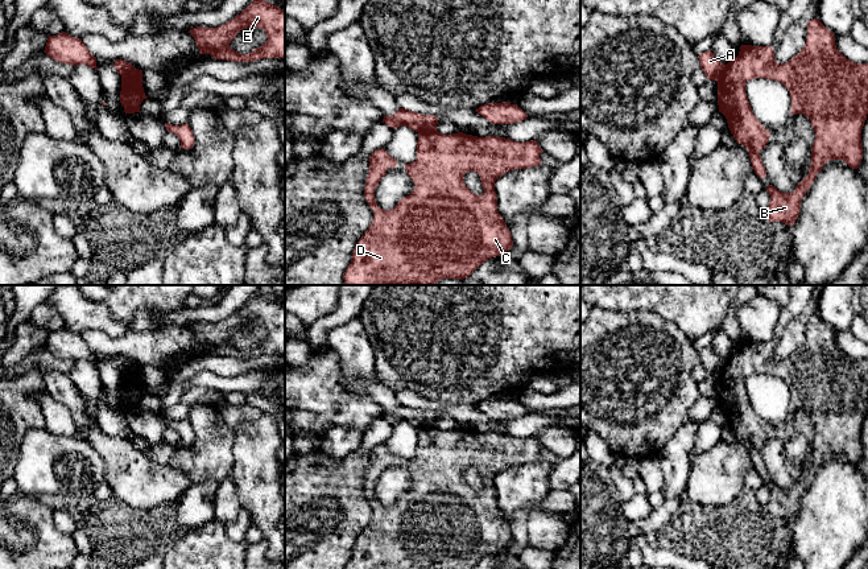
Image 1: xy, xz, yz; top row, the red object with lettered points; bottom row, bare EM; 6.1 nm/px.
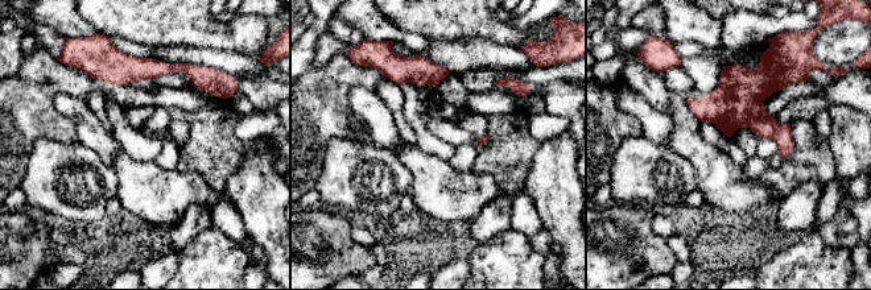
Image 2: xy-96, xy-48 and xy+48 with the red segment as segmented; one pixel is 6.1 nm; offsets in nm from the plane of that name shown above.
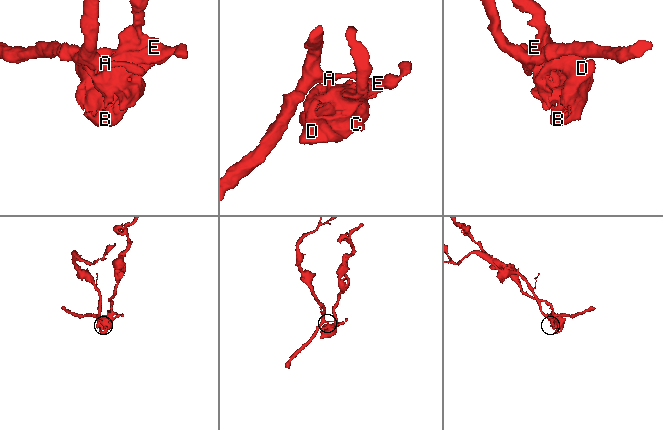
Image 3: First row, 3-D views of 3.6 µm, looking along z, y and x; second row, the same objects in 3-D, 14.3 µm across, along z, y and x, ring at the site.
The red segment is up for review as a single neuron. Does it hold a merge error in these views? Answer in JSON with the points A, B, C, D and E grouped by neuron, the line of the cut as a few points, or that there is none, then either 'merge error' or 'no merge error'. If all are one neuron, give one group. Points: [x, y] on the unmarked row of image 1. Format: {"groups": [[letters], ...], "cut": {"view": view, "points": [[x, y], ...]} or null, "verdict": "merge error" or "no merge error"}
{"groups": [["A"], ["B", "C", "D", "E"]], "cut": {"view": "xz", "points": [[435, 423], [422, 425], [418, 429]]}, "verdict": "merge error"}

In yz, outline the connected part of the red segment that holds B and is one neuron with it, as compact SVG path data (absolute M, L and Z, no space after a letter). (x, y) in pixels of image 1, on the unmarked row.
M818 314L807 317L803 345L786 359L777 359L770 341L741 341L718 376L718 401L736 438L744 441L755 469L764 474L760 446L770 428L753 411L745 380L755 374L781 378L790 389L790 409L803 409L815 428L809 470L791 488L766 483L770 498L764 507L769 518L793 521L802 492L817 470L831 455L843 455L857 465L863 454L861 425L868 409L868 359L847 355L835 341L835 330Z

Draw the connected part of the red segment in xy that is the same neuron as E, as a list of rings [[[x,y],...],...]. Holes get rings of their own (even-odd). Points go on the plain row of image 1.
[[[264,294],[252,297],[240,310],[218,323],[197,322],[189,326],[201,350],[215,355],[252,358],[285,352],[285,308]],[[245,323],[261,323],[266,338],[248,350],[235,347],[230,338]]]

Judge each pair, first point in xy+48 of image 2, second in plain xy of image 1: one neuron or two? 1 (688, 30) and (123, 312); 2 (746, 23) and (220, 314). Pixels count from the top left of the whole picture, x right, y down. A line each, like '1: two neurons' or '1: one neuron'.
1: two neurons
2: one neuron

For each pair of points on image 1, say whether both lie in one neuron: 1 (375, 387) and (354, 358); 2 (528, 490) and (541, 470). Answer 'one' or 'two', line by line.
1: one
2: one

